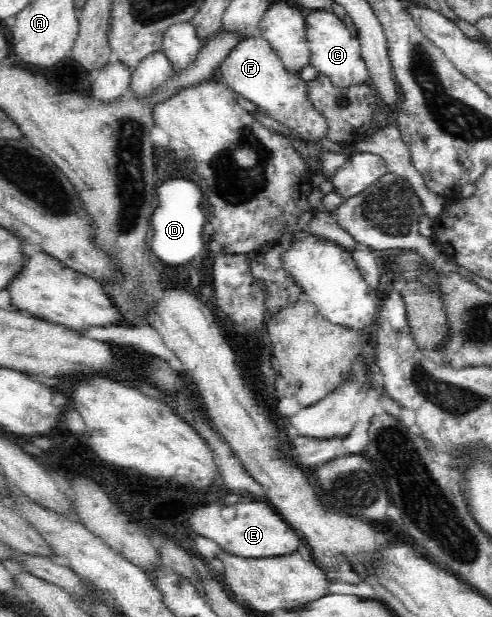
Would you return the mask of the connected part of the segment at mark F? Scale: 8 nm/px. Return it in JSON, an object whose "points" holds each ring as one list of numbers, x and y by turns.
{"points":[[249,35,238,41,232,52,221,62,222,82,226,83,236,94,250,100,262,110,268,118,286,124,296,130,301,140,312,143,326,137,328,121,312,106,308,98,307,82,299,74,286,71,279,56,267,40,259,35]]}

